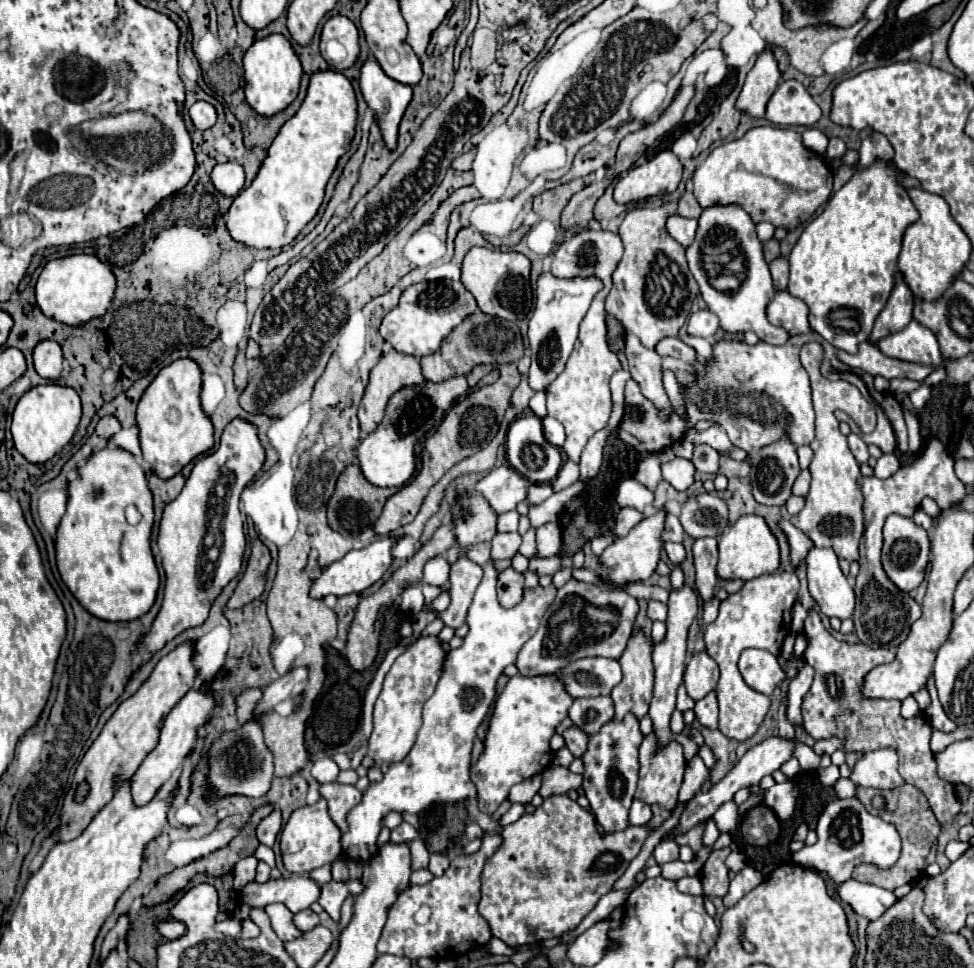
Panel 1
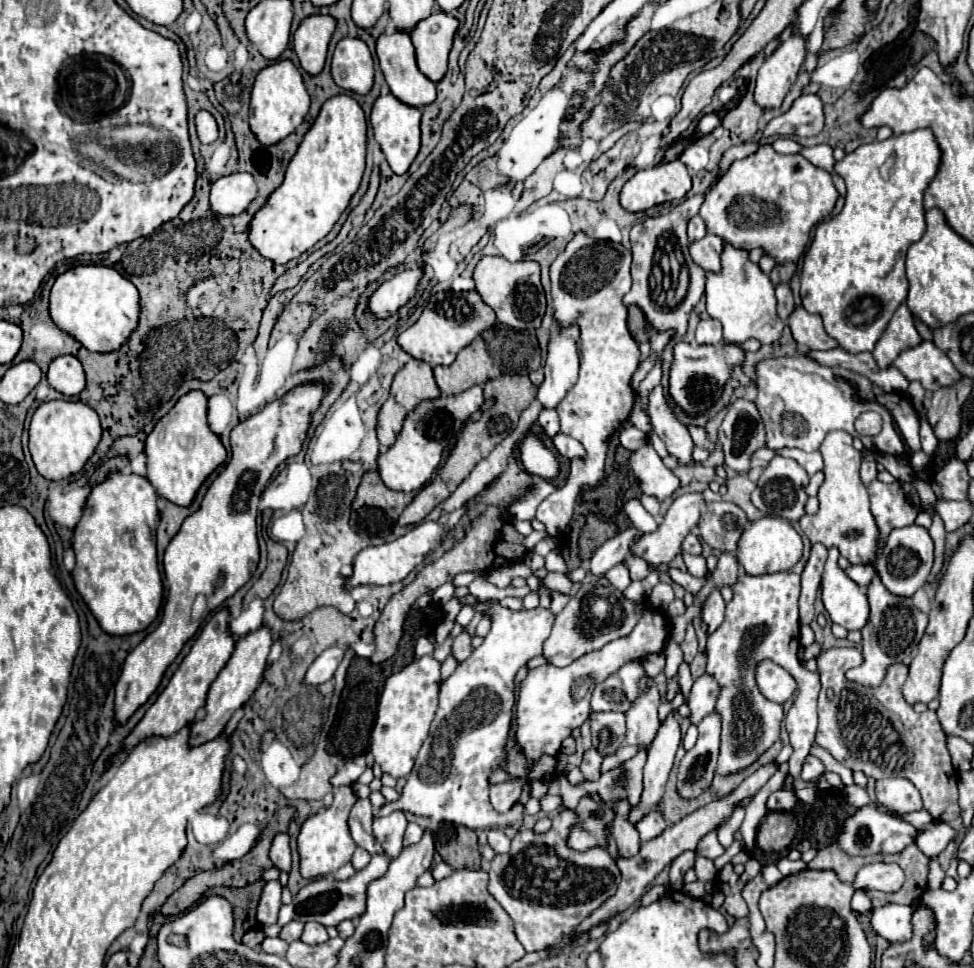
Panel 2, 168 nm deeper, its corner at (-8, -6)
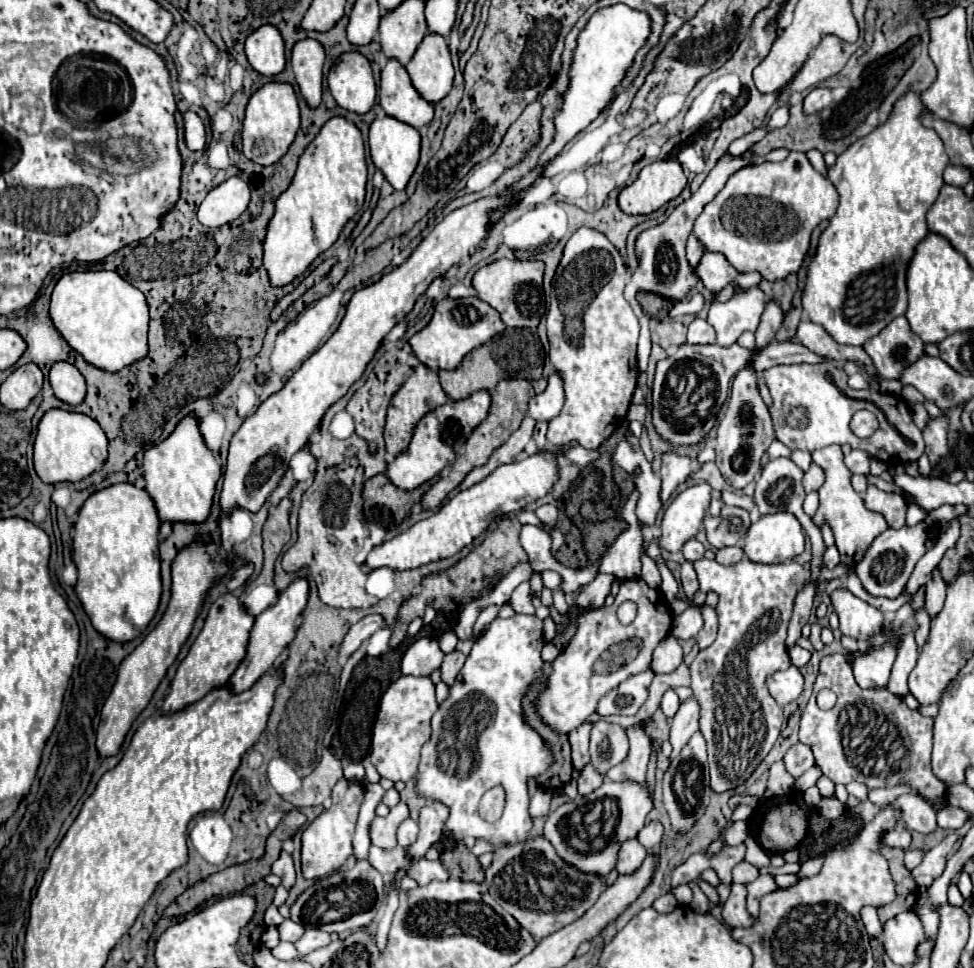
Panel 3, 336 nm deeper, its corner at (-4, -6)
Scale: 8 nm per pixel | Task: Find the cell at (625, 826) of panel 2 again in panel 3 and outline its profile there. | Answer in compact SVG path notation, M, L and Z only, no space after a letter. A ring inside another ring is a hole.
M635 838L623 842L619 850L619 858L617 858L617 872L625 876L633 874L643 864L645 856L647 856L647 850Z

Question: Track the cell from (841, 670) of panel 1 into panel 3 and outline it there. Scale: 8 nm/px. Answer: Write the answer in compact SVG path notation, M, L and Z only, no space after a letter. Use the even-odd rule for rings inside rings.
M831 654L821 660L813 694L801 714L799 740L813 748L817 766L835 784L863 782L867 788L885 788L907 782L929 800L945 794L945 786L941 786L941 782L937 782L937 778L933 778L933 772L929 770L933 744L933 718L925 718L917 710L909 710L903 698L891 694L887 688L877 690L859 688L859 684L853 678L849 656L845 654ZM821 688L837 692L839 702L833 710L823 712L817 708L815 696ZM889 718L893 718L893 722L901 730L905 730L907 740L911 740L911 748L903 752L897 752L893 750L895 746L891 746L889 754L899 756L901 762L887 762L887 730L889 738L893 732L893 728L887 726ZM877 736L881 736L881 744L877 742Z

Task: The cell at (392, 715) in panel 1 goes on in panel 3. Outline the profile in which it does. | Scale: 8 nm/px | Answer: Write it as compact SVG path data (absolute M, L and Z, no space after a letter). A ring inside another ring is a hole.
M401 676L395 680L381 698L379 714L373 726L371 736L371 762L383 778L393 782L407 782L415 778L421 746L431 738L431 716L437 712L435 702L435 686L431 678L417 676Z

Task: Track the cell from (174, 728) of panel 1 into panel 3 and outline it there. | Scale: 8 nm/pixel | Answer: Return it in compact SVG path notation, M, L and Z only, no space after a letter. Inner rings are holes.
M295 578L279 594L279 600L255 618L255 626L251 630L251 638L249 638L249 646L247 646L247 656L241 662L241 666L235 670L235 674L231 676L231 684L233 684L235 692L245 692L247 688L251 688L259 680L259 676L263 676L273 666L273 662L279 658L279 654L289 646L289 642L295 638L295 632L297 632L295 622L299 620L301 612L305 610L307 598L309 598L307 578Z

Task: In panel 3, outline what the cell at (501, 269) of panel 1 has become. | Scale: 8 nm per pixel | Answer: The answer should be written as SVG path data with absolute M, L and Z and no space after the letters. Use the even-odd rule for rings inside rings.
M501 258L489 266L483 266L475 272L473 276L473 288L477 290L479 298L483 302L487 302L489 306L493 306L499 314L501 314L501 320L507 324L507 326L513 326L513 328L531 328L535 330L541 316L545 314L545 294L543 294L543 270L545 270L545 264L541 260L507 260L507 258Z

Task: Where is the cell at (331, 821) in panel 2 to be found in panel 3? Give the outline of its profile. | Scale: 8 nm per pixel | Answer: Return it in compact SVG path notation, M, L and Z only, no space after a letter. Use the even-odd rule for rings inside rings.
M341 778L333 788L333 806L317 816L305 830L303 830L303 852L301 852L301 864L303 864L303 876L311 880L325 878L333 872L337 872L345 860L353 854L353 832L357 824L359 806L363 802L363 786L351 780Z

